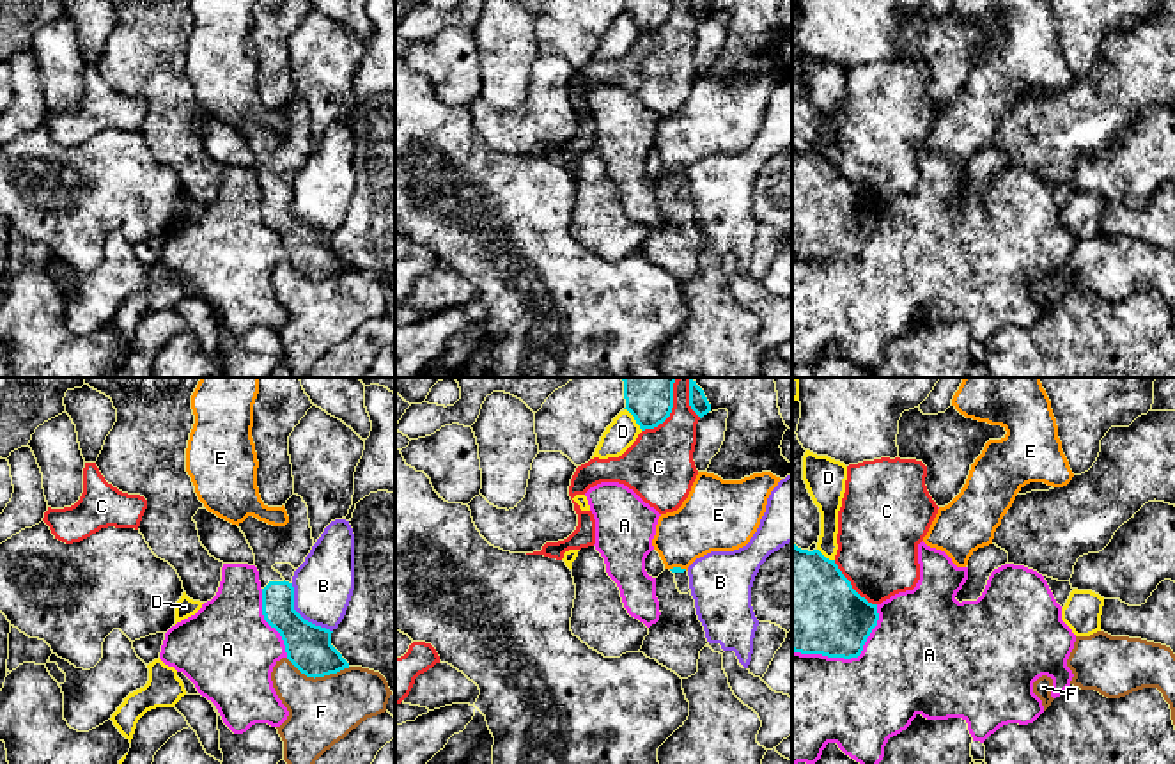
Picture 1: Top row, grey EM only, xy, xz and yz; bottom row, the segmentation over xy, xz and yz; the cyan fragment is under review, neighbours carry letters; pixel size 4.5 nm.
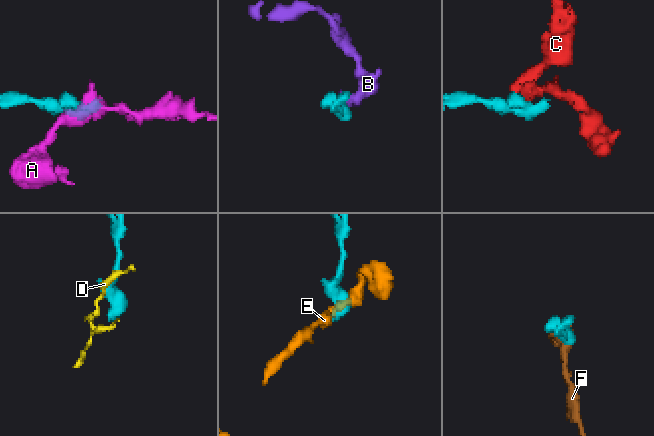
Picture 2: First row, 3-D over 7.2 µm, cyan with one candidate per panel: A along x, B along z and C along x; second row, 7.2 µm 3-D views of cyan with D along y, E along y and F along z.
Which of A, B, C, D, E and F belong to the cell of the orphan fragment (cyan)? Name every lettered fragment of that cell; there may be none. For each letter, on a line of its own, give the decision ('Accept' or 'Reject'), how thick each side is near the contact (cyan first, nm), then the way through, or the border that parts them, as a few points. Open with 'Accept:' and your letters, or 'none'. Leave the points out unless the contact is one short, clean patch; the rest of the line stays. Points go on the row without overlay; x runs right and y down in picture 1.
Accept: none
A: Reject. Thickness 380 nm (cyan) against 420 nm
B: Reject. Thickness 220 nm (cyan) against 280 nm
C: Reject. Thickness 460 nm (cyan) against 380 nm
D: Reject. Thickness 140 nm (cyan) against 140 nm
E: Reject. Thickness 30 nm (cyan) against 280 nm
F: Reject. Thickness 220 nm (cyan) against 300 nm

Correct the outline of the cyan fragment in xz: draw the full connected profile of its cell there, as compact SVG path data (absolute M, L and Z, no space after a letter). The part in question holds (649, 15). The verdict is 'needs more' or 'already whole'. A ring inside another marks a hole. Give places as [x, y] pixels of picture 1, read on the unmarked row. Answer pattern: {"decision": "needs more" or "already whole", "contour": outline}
{"decision": "already whole", "contour": "M624 0L626 11L642 34L663 27L673 11L673 0Z"}

